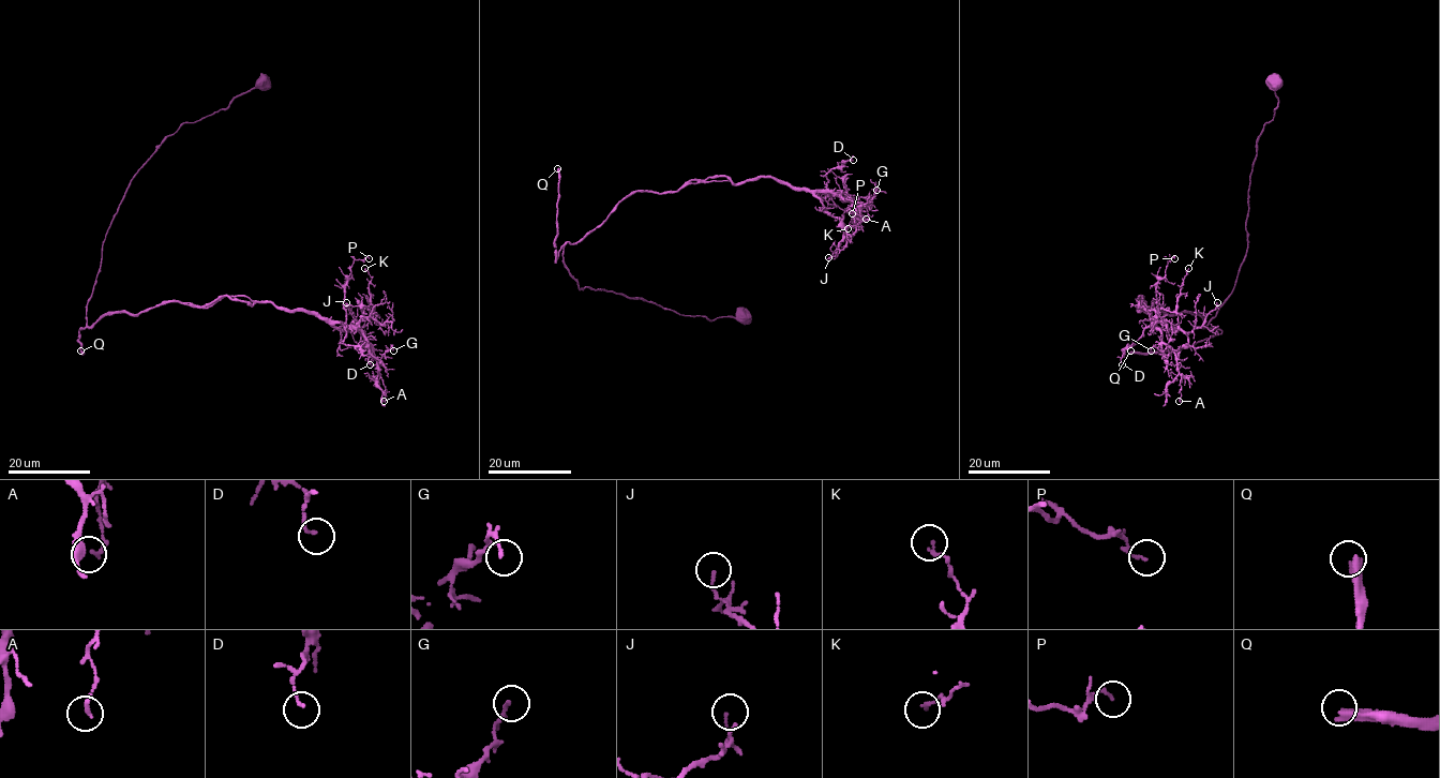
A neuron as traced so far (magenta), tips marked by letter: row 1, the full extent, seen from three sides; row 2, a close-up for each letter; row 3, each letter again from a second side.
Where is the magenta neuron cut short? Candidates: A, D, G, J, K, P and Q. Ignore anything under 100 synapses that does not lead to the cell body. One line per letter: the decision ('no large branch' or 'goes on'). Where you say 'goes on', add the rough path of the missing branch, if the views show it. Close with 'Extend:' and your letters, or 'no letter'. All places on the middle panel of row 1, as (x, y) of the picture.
A: no large branch
D: no large branch
G: no large branch
J: no large branch
K: no large branch
P: no large branch
Q: goes on
Extend: Q

